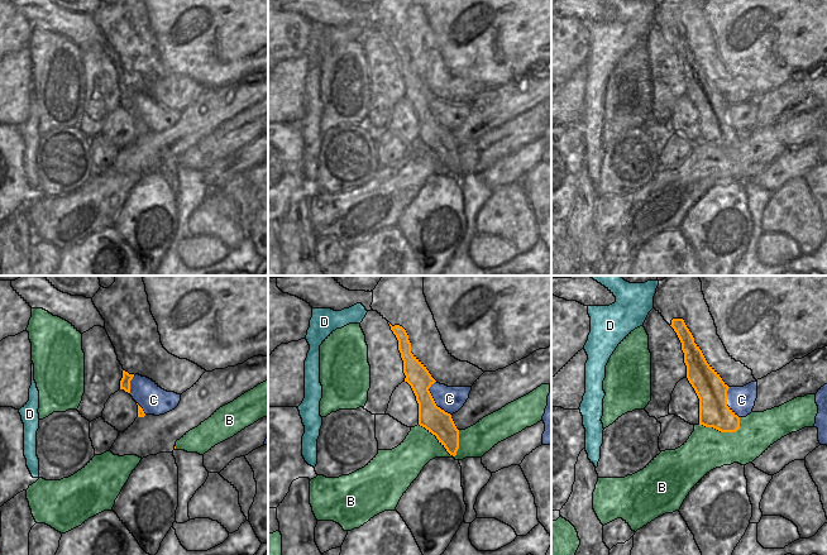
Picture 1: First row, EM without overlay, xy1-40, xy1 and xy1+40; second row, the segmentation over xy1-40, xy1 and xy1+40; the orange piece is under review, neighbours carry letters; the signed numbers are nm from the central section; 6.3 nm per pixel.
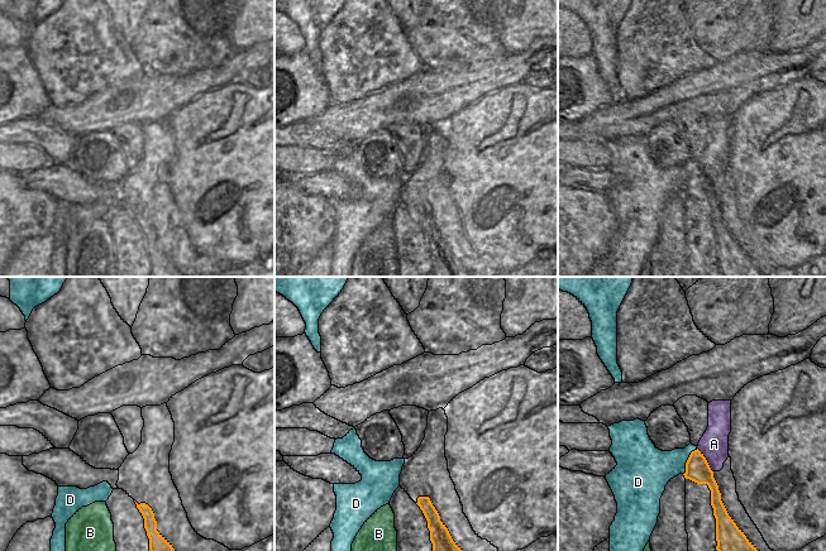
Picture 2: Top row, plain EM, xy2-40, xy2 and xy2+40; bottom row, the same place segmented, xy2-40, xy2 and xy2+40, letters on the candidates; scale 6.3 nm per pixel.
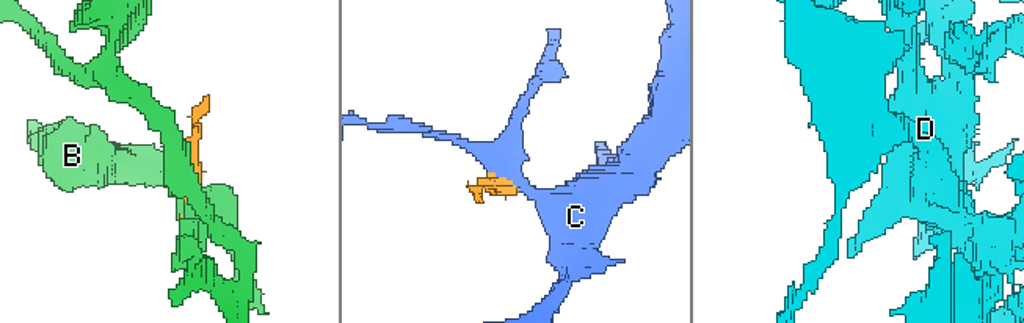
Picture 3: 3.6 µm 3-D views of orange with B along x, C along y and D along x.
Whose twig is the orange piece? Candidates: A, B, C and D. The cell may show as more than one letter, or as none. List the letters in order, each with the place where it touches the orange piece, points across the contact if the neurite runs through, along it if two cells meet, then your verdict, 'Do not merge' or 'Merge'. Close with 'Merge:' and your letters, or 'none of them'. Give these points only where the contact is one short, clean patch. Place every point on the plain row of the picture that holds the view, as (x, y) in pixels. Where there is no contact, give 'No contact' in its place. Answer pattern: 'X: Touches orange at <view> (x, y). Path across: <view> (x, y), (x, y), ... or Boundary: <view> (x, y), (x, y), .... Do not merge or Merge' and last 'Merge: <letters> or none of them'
A: Touches orange at xy2+40 (706, 177). Path across: xy2+40 (697, 186), (706, 177), (712, 168), (714, 161). Merge
B: Touches orange at xy1 (438, 156). Boundary: xy1 (419, 140), (428, 146), (450, 171), (457, 171). Do not merge
C: Touches orange at xy1 (433, 116). Boundary: xy1 (435, 97), (429, 109), (434, 119), (450, 132). Do not merge
D: Touches orange at xy2+40 (687, 177). Do not merge
Merge: A.

